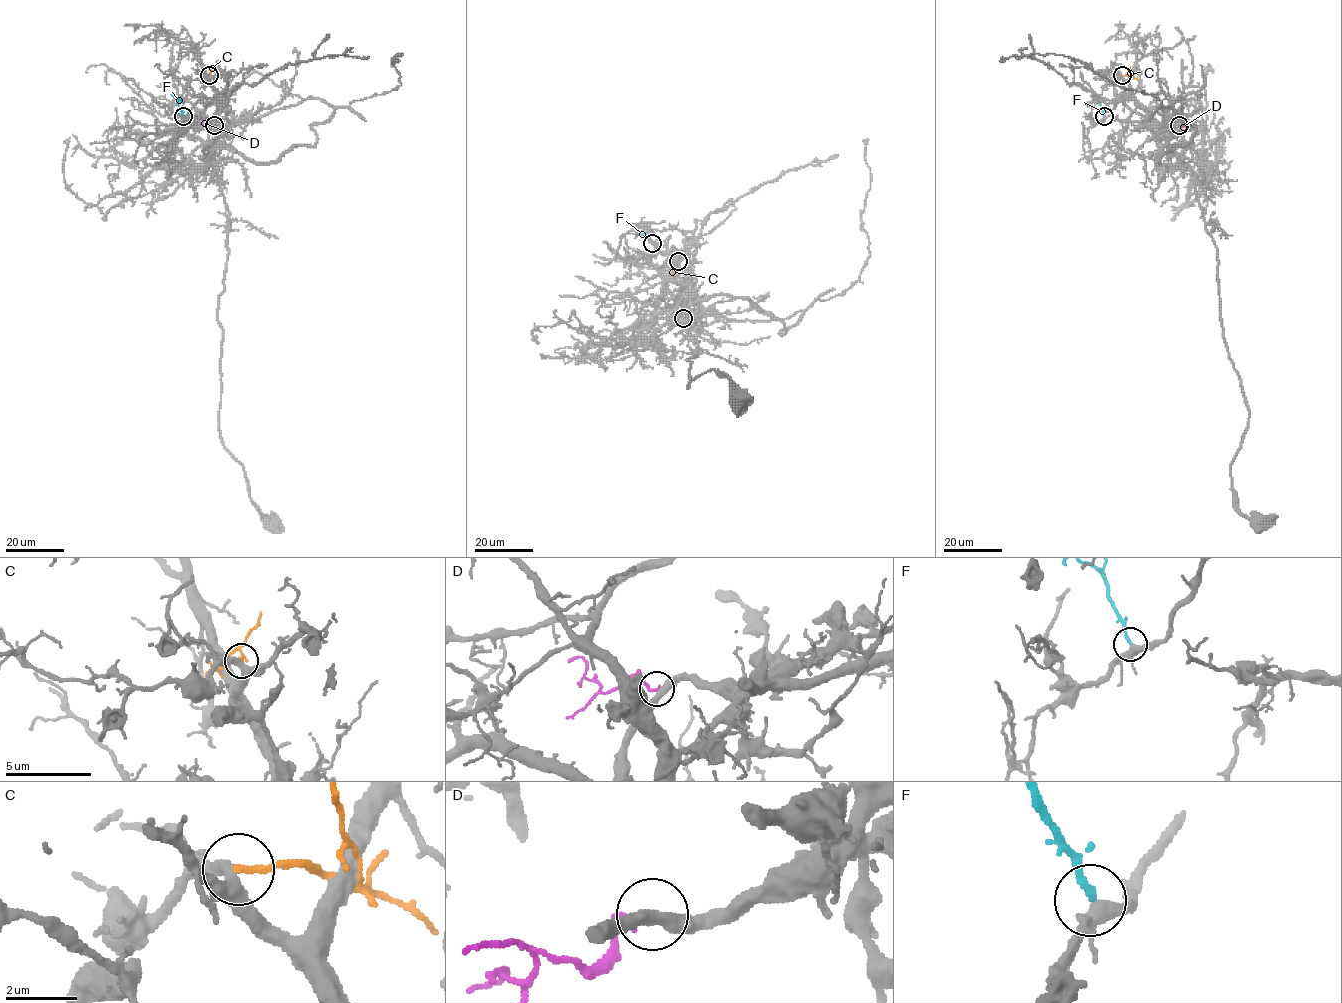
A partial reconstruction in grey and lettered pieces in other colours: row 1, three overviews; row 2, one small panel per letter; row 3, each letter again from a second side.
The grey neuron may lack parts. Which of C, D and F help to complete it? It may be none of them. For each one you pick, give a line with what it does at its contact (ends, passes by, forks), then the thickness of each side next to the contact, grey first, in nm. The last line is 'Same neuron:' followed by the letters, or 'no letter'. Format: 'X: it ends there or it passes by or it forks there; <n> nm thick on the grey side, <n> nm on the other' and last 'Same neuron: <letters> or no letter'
F: it ends there; 320 nm thick on the grey side, 180 nm on the other
Same neuron: F

